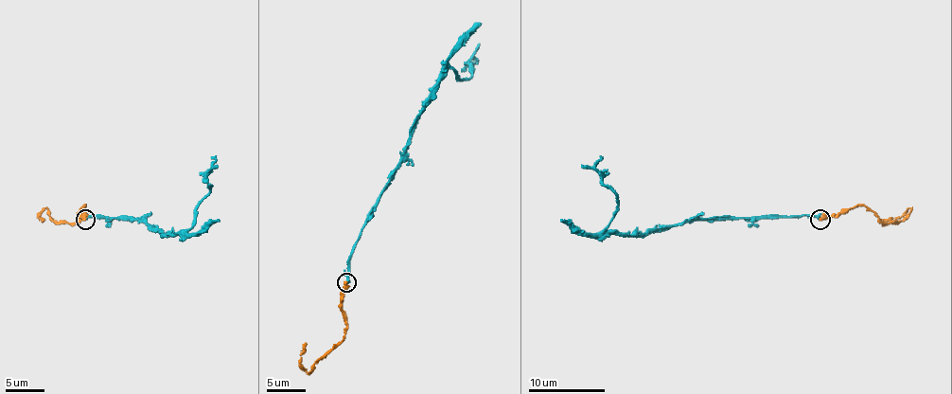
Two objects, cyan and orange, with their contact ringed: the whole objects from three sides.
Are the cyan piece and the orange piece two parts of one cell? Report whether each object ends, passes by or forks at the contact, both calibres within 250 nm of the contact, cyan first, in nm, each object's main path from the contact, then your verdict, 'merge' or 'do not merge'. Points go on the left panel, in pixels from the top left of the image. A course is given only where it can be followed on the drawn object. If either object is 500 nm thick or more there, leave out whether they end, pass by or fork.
cyan passes by; orange ends there; 200 nm thick on the cyan side, 460 nm on the other; cyan runs (84, 220), (138, 220), (160, 233), (185, 233), (192, 225), (196, 206), (209, 192), (207, 173), (218, 164); orange runs (84, 220), (80, 216), (84, 206), (71, 223), (56, 223), (46, 208), (38, 218), (44, 220); merge

